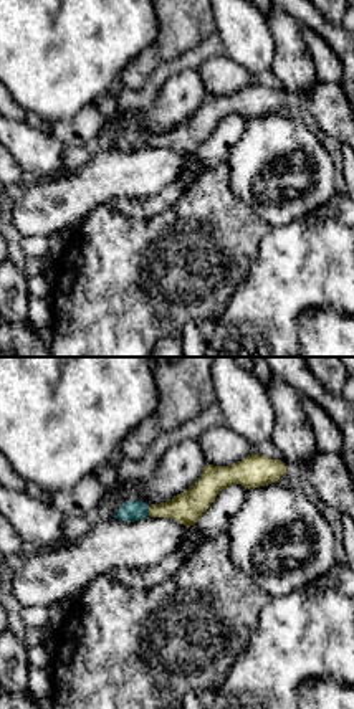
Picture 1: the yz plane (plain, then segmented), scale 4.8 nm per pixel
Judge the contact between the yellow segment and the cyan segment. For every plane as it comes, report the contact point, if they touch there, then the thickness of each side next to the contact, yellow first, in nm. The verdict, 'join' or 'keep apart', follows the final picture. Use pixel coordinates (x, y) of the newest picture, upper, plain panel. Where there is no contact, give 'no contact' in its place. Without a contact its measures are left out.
(149, 141) | 160/100 nm

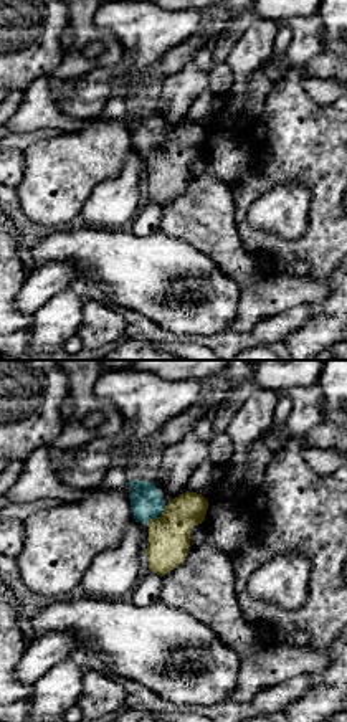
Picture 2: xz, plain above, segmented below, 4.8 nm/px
(151, 149) | 200/160 nm

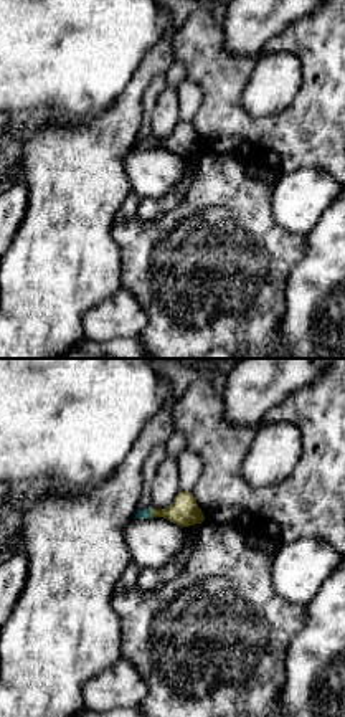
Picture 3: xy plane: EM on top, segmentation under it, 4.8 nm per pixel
(151, 142) | 150/50 nm

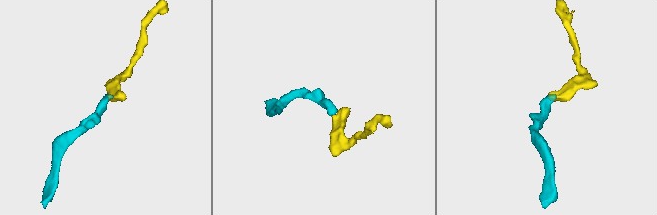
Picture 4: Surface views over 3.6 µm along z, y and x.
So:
join

